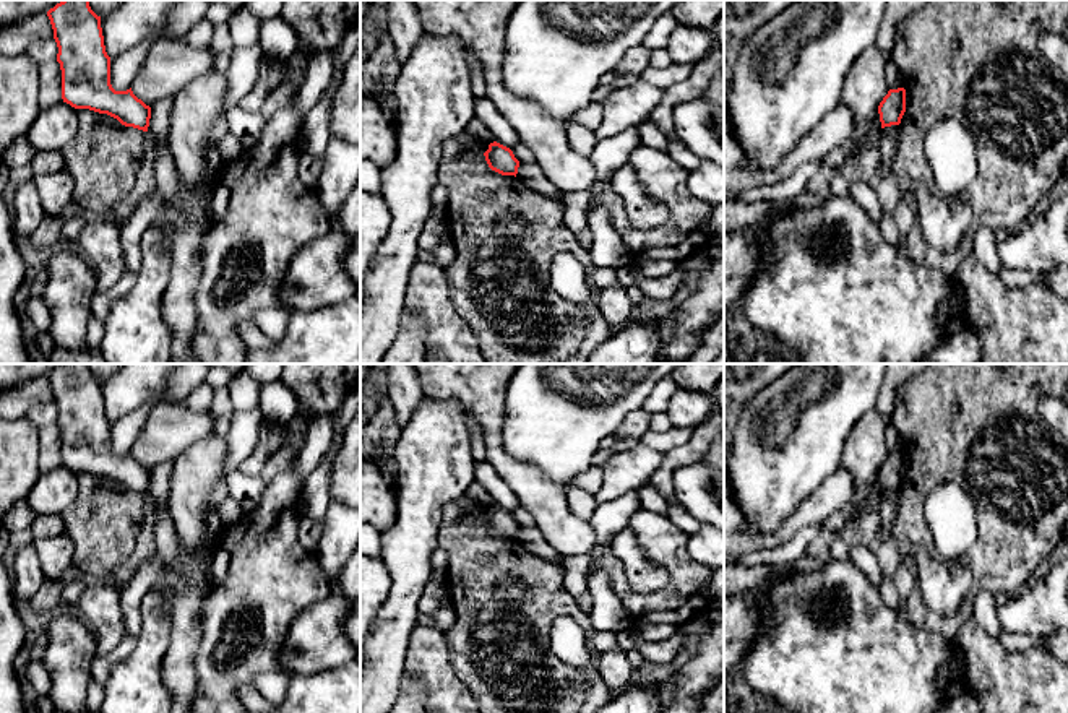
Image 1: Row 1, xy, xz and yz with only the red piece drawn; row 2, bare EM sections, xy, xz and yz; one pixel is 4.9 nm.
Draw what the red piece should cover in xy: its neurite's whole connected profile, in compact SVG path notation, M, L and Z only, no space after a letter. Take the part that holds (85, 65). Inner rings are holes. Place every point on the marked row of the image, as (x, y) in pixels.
M62 0L47 16L58 47L63 102L148 132L151 107L131 88L115 91L110 84L110 57L104 45L101 16L91 10L89 0Z

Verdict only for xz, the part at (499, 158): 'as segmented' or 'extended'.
as segmented

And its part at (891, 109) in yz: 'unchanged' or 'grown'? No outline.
unchanged

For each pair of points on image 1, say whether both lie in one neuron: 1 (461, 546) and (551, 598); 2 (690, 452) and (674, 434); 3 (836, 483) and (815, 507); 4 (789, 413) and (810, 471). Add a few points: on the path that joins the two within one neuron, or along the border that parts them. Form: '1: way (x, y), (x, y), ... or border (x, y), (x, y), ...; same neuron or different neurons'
1: way (484, 559), (512, 559), (528, 575); same neuron
2: border (695, 427), (684, 444), (672, 447), (666, 453); different neurons
3: way (833, 489), (822, 501); same neuron
4: way (791, 427), (791, 452), (796, 457); same neuron

